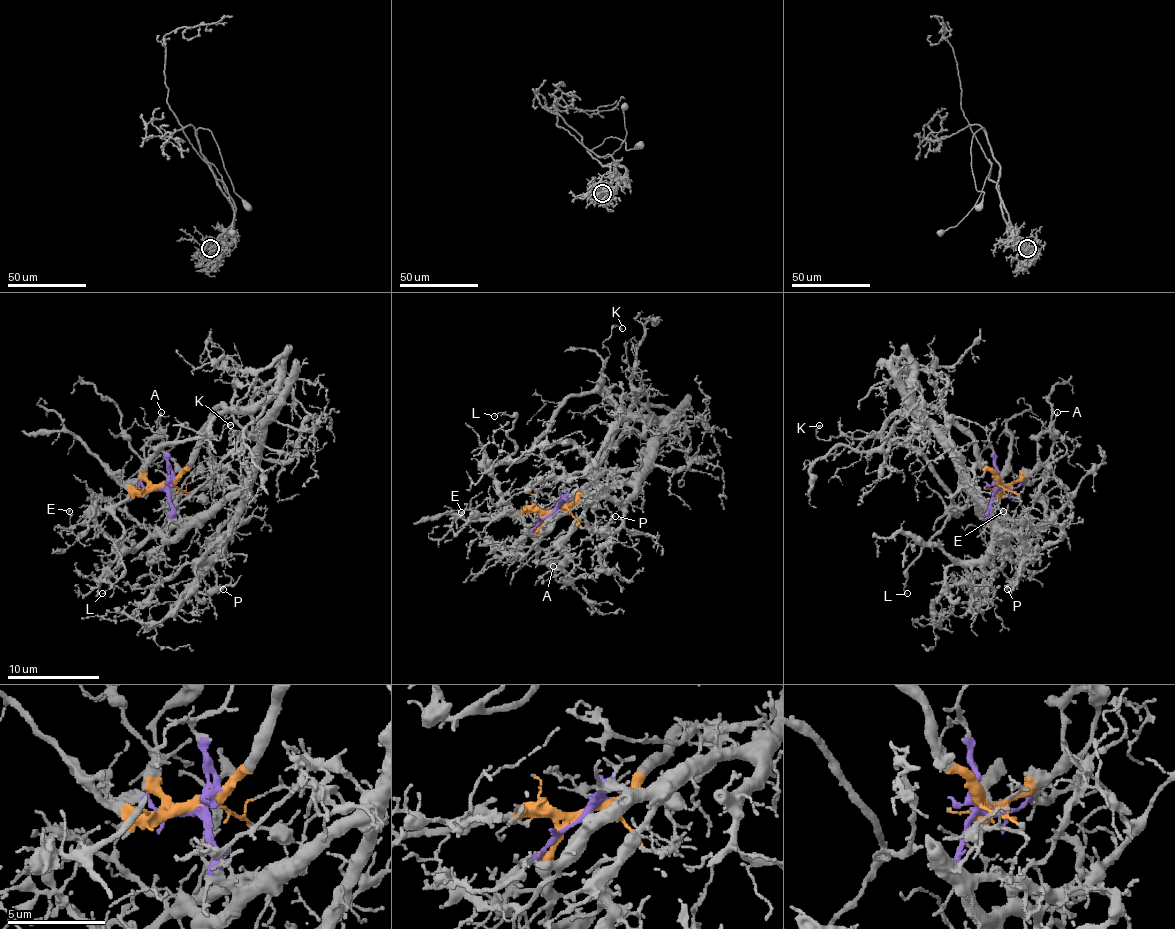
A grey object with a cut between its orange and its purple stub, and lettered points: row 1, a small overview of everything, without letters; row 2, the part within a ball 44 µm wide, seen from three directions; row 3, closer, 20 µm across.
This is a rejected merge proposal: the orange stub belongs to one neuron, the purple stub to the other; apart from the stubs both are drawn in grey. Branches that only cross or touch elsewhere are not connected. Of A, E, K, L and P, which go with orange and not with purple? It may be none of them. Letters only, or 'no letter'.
A, K, L

